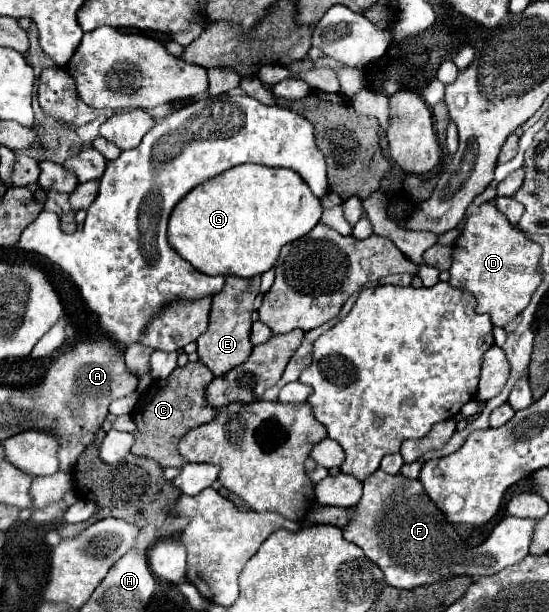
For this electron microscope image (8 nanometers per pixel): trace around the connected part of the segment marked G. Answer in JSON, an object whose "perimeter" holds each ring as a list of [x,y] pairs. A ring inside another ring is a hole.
{"perimeter":[[[241,164],[231,170],[217,174],[205,184],[195,186],[179,204],[173,208],[167,226],[167,240],[175,252],[187,260],[193,268],[209,276],[241,276],[253,278],[267,272],[279,256],[279,250],[305,236],[321,220],[321,200],[313,196],[299,174],[285,168],[267,168],[257,164]]]}

